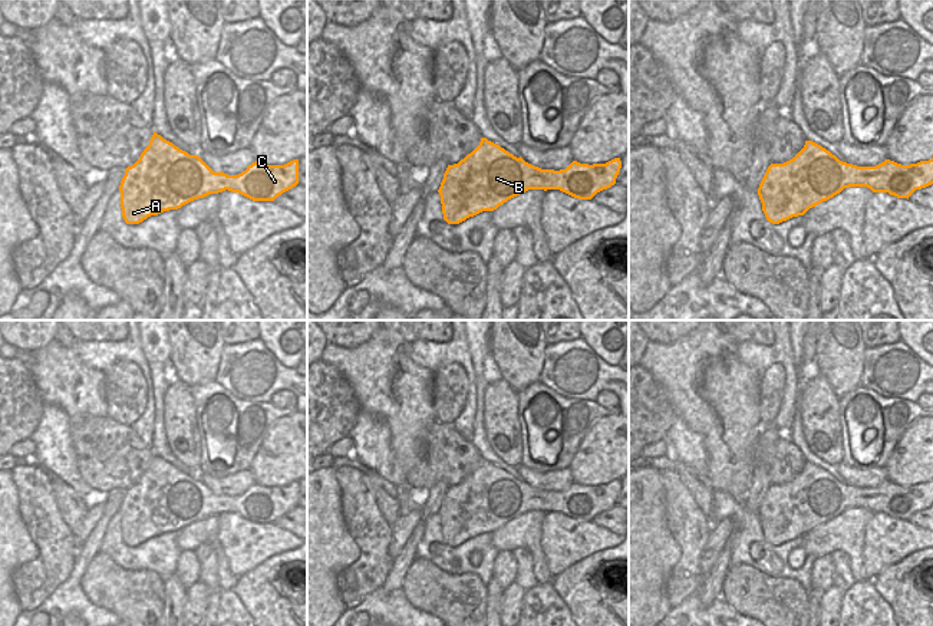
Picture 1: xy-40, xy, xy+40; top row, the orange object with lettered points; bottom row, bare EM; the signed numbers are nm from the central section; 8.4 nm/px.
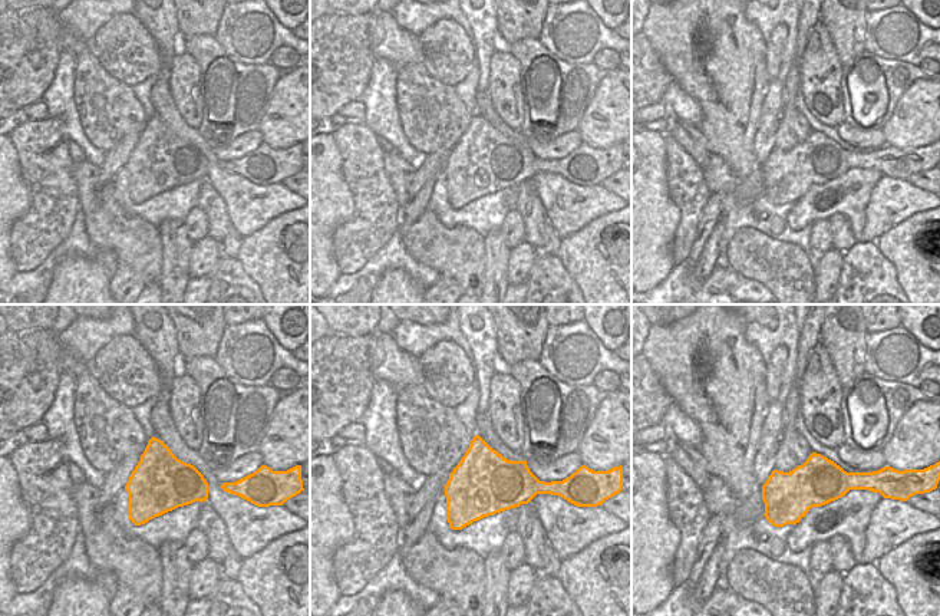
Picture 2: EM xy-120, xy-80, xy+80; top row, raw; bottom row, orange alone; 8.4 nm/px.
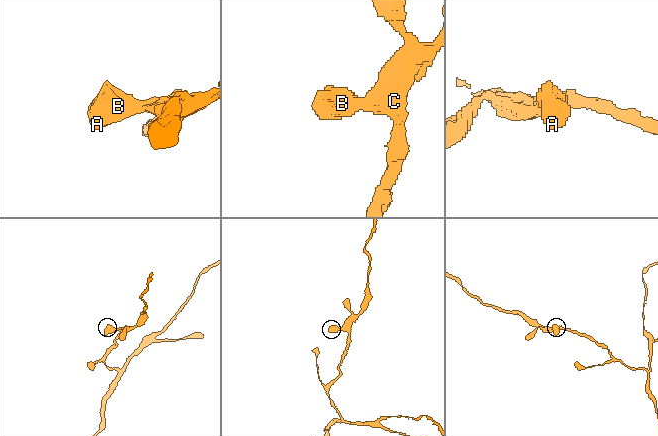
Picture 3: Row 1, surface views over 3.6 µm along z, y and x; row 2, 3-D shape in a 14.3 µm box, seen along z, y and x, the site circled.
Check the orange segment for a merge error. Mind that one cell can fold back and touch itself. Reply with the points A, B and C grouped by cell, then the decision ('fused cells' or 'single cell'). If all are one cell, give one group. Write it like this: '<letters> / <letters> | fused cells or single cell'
A B C | single cell

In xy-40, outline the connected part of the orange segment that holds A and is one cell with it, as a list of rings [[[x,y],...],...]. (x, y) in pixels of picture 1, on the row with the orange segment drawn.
[[[154,132],[139,159],[125,169],[121,208],[126,224],[225,190],[253,201],[274,201],[299,184],[299,159],[284,165],[253,162],[238,175],[214,172],[198,155],[189,155]]]

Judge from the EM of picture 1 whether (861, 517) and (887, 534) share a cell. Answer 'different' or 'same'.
different

